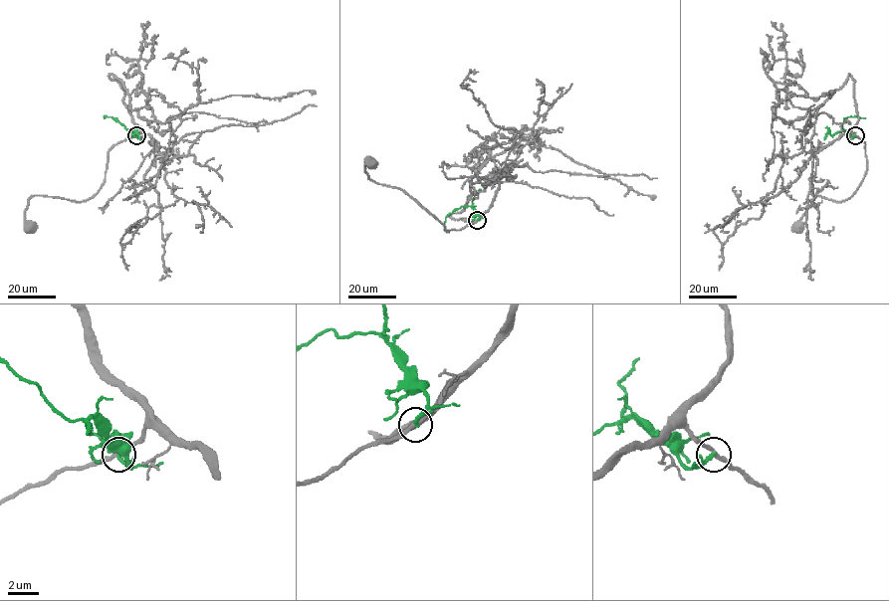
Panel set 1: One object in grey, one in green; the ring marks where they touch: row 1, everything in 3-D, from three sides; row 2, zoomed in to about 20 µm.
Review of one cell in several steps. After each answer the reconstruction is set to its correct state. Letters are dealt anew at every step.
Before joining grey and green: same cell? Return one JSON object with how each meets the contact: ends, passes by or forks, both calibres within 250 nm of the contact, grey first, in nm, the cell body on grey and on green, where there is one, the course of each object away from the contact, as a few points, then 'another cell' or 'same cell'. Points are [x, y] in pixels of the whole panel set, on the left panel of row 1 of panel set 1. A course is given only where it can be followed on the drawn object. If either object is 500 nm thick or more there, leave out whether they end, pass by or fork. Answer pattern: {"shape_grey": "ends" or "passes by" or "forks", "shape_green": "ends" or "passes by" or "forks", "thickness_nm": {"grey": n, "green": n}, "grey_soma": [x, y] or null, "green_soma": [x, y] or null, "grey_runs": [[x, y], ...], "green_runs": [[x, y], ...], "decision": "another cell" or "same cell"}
{"shape_grey": "passes by", "shape_green": "ends", "thickness_nm": {"grey": 260, "green": 260}, "grey_soma": [29, 227], "green_soma": null, "grey_runs": [[136, 135], [117, 143], [109, 151], [106, 180], [89, 199], [75, 202], [33, 195], [25, 211], [27, 227]], "green_runs": [[136, 135], [111, 116], [106, 118]], "decision": "another cell"}

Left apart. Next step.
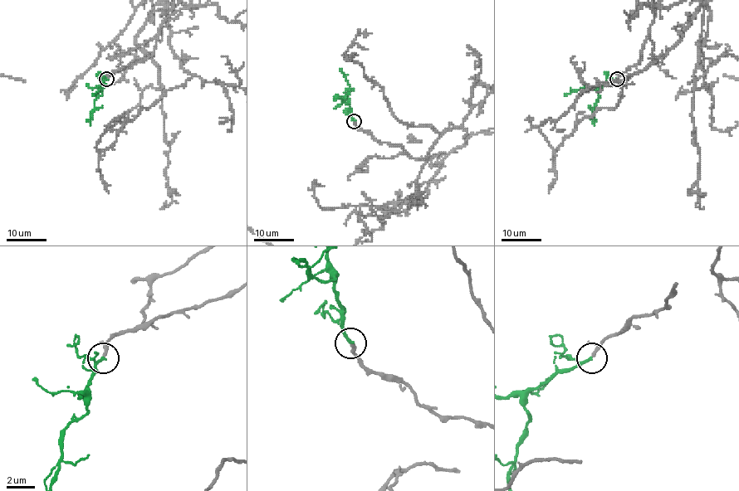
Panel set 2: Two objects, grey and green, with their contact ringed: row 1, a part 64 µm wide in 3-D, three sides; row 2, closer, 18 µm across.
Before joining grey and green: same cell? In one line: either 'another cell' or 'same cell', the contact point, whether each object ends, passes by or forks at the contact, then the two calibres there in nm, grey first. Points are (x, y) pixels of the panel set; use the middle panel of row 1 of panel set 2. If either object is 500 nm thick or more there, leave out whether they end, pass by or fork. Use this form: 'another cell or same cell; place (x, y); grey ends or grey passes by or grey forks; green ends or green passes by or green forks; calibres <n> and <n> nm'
same cell; place (354, 121); grey passes by; green ends; calibres 170 and 200 nm

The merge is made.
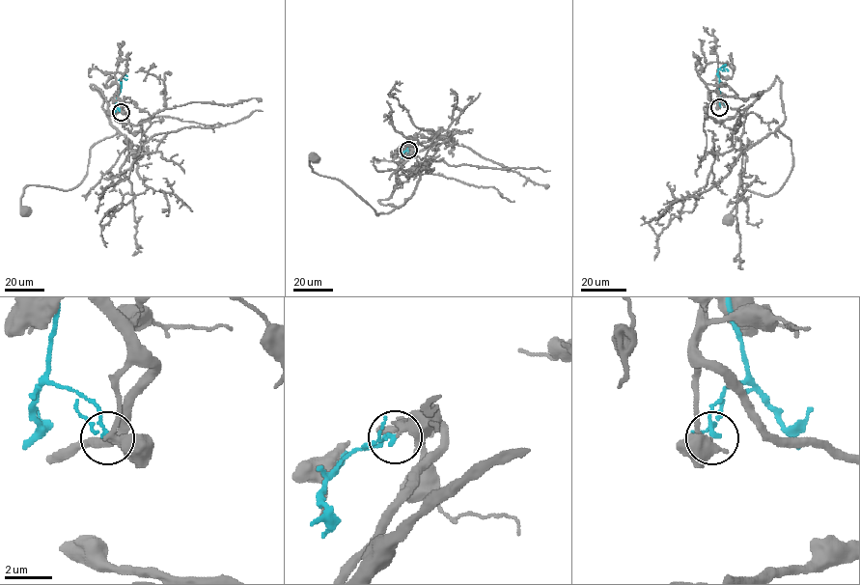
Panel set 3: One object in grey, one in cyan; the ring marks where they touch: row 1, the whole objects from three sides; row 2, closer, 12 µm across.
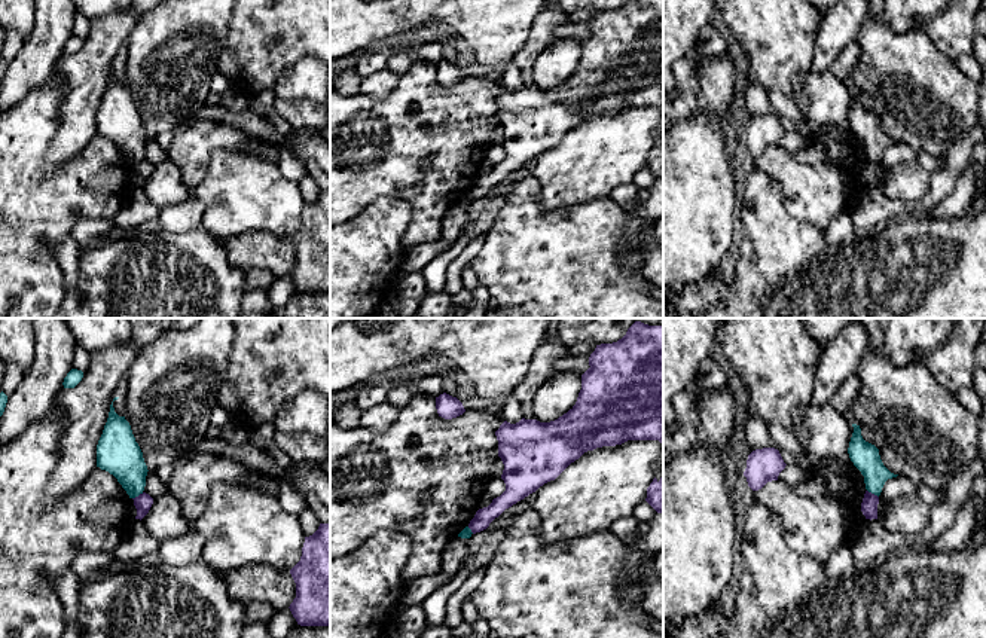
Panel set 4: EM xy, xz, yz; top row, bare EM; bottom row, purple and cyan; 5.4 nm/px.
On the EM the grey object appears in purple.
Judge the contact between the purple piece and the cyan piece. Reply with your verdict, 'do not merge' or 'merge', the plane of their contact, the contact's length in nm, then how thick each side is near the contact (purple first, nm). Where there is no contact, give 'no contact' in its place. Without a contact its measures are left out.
do not merge | yz | 80 nm | 90/150 nm

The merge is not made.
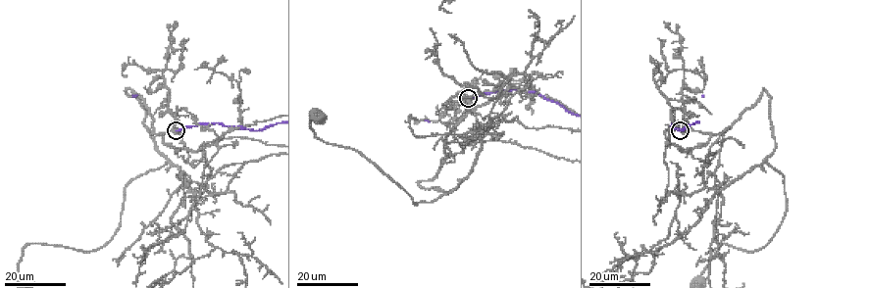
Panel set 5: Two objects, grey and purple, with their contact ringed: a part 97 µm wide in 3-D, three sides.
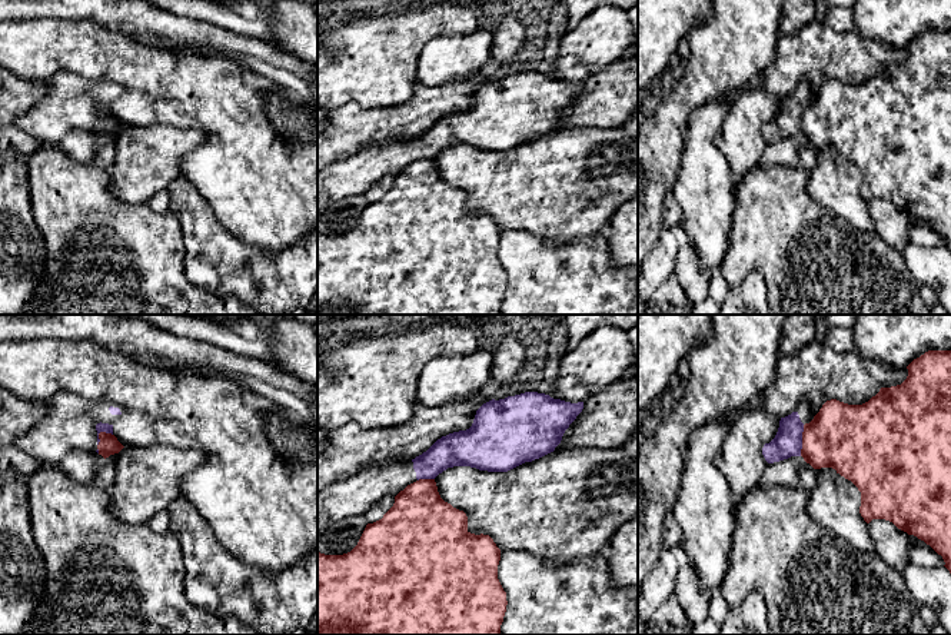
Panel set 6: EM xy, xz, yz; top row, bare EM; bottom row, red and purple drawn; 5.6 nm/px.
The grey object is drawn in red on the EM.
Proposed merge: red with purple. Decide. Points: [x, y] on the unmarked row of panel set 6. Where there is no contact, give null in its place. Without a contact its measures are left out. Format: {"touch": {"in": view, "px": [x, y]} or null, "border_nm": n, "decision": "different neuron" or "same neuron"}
{"touch": {"in": "yz", "px": [802, 120]}, "border_nm": 180, "decision": "different neuron"}

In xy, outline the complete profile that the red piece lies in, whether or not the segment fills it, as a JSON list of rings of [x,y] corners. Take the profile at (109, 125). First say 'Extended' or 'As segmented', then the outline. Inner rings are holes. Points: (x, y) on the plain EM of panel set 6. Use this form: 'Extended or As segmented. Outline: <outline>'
As segmented. Outline: [[[100,112],[99,119],[99,134],[102,134],[104,139],[110,134],[119,133],[124,127],[112,113]]]

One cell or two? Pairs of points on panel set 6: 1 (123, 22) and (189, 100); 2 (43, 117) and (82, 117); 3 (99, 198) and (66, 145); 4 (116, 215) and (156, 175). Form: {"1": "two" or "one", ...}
{"1": "two", "2": "one", "3": "two", "4": "two"}

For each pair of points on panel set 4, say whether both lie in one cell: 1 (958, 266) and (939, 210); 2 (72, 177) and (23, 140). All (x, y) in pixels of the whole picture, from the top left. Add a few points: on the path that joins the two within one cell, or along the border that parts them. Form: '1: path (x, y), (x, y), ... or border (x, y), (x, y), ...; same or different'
1: border (967, 211), (959, 216), (924, 216); different
2: path (52, 188), (39, 188), (23, 168), (23, 159); same

